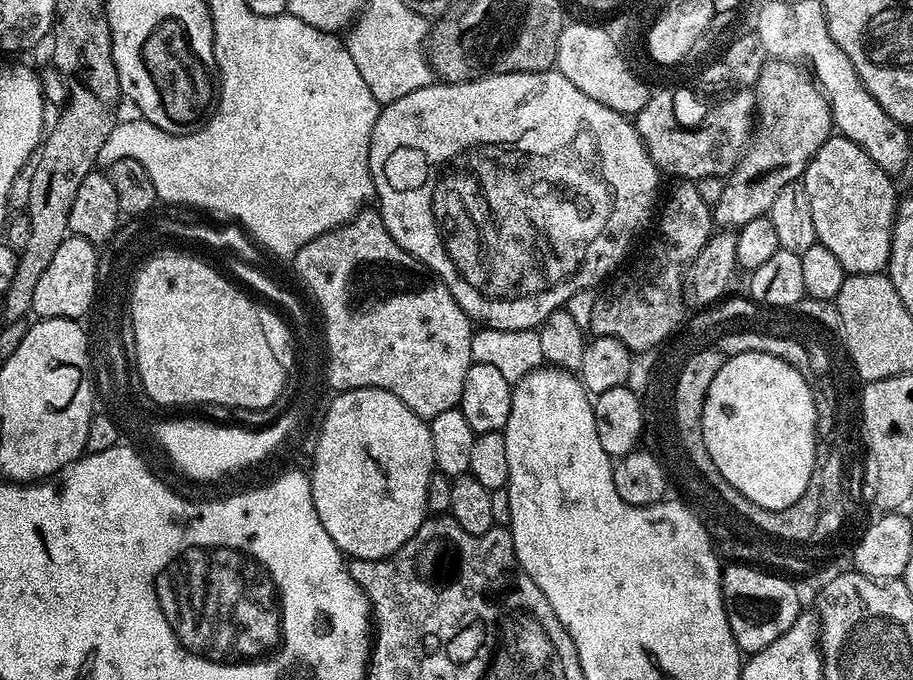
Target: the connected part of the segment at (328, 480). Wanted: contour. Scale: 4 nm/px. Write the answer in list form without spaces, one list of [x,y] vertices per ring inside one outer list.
[[[349,388],[336,394],[332,400],[332,405],[328,408],[328,413],[324,416],[324,421],[320,424],[320,437],[316,440],[316,453],[312,456],[312,468],[310,467],[310,479],[312,481],[312,497],[314,498],[314,510],[326,526],[326,534],[338,545],[345,557],[352,556],[359,562],[382,561],[397,555],[399,548],[410,545],[416,539],[416,531],[423,526],[426,517],[429,515],[427,506],[427,491],[430,488],[431,476],[436,472],[434,462],[434,442],[430,442],[429,421],[423,420],[406,402],[402,402],[394,394],[390,394],[381,388]]]

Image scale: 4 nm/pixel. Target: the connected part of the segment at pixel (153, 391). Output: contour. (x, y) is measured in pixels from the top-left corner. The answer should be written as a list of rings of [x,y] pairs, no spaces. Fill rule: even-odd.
[[[196,254],[191,260],[158,260],[147,266],[130,301],[136,368],[145,394],[156,404],[221,404],[255,410],[270,407],[285,389],[280,385],[280,367],[249,307],[250,299],[251,295],[240,293],[222,273],[215,272]]]

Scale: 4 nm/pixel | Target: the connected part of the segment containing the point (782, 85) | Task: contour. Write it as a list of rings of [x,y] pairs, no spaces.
[[[769,59],[754,91],[758,127],[734,171],[724,180],[722,198],[711,205],[713,225],[739,230],[743,224],[766,216],[778,198],[778,190],[803,177],[813,154],[833,135],[832,111],[815,80],[791,60]]]

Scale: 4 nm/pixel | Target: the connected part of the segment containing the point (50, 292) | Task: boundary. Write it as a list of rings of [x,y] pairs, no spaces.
[[[69,234],[62,246],[58,246],[50,266],[46,266],[46,271],[38,281],[38,287],[34,289],[31,315],[41,320],[66,318],[75,321],[79,321],[80,316],[88,316],[93,311],[97,299],[98,264],[95,245],[86,238]]]

